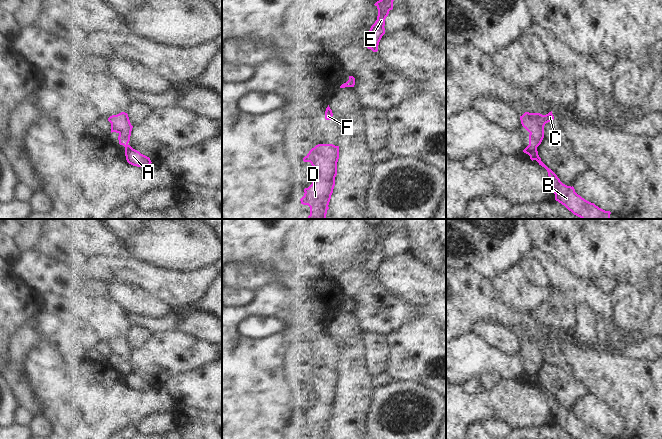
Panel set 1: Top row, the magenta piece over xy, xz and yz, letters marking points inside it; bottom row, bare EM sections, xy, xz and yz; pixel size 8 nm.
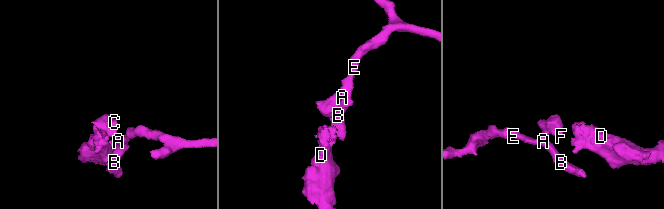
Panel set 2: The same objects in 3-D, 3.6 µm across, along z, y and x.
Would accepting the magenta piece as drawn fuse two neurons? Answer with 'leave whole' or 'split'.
split

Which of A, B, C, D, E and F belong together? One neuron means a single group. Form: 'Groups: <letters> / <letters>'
Groups: A B E / C D F.

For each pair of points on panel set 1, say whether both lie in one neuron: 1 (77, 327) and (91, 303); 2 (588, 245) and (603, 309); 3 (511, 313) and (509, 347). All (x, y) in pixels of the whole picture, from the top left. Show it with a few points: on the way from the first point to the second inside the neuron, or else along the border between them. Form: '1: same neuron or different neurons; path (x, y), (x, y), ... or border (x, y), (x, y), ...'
1: same neuron; path (83, 321), (91, 313), (91, 309)
2: different neurons; border (572, 274), (585, 280), (595, 281)
3: different neurons; border (487, 322), (508, 326), (519, 340)

